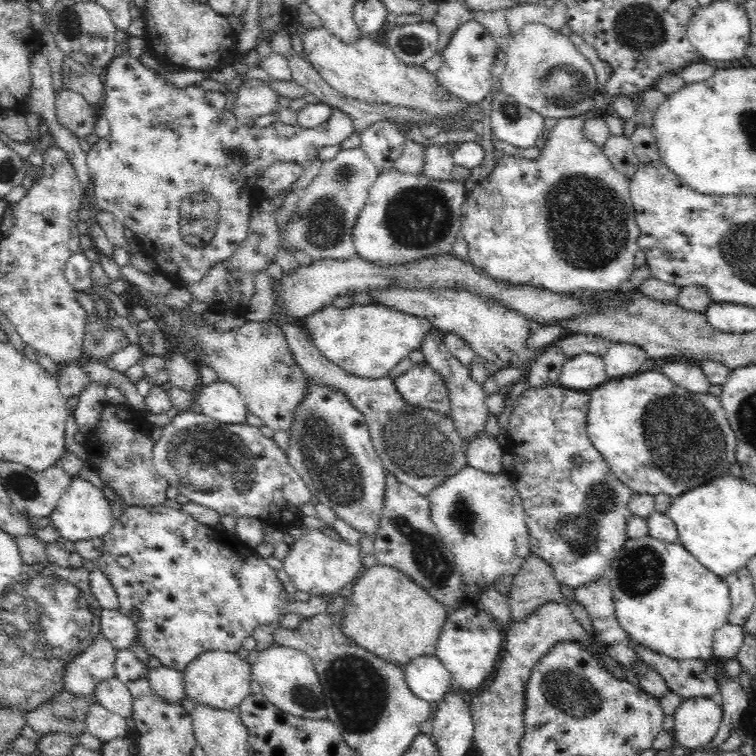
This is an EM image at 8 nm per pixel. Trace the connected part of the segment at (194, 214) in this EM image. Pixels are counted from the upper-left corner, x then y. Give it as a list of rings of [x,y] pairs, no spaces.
[[[206,191],[196,194],[200,196],[192,194],[179,202],[180,233],[187,245],[205,249],[217,230],[219,206],[217,200]]]

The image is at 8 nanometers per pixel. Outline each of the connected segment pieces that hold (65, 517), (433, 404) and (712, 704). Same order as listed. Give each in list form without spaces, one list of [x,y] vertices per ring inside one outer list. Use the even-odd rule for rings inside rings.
[[[74,477],[70,486],[62,494],[56,509],[50,514],[51,524],[60,532],[63,539],[69,541],[101,539],[110,532],[115,523],[111,502],[104,496],[103,490],[97,488],[84,478]]]
[[[413,363],[393,380],[406,404],[450,415],[451,402],[444,379],[428,363]]]
[[[684,698],[672,715],[673,744],[702,750],[716,736],[723,718],[721,704],[710,698]]]

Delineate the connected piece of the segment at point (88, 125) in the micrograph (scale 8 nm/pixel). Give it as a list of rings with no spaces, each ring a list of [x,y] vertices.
[[[62,90],[56,95],[56,120],[74,135],[74,138],[86,138],[93,132],[98,108],[90,106],[81,94],[73,90]]]

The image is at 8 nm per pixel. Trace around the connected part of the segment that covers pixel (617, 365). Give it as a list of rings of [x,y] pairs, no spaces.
[[[611,343],[601,357],[608,376],[619,379],[638,373],[647,354],[635,344]]]

